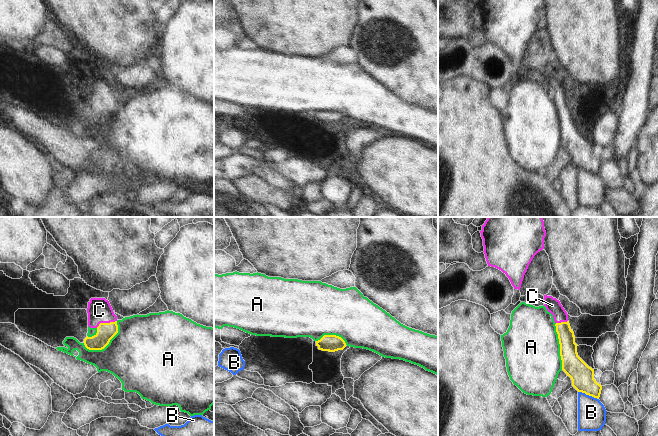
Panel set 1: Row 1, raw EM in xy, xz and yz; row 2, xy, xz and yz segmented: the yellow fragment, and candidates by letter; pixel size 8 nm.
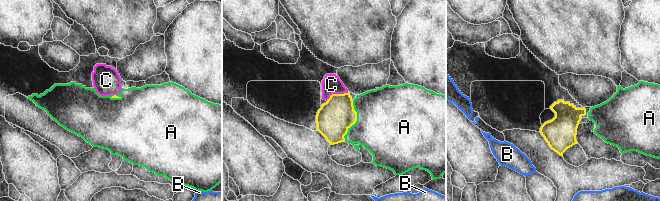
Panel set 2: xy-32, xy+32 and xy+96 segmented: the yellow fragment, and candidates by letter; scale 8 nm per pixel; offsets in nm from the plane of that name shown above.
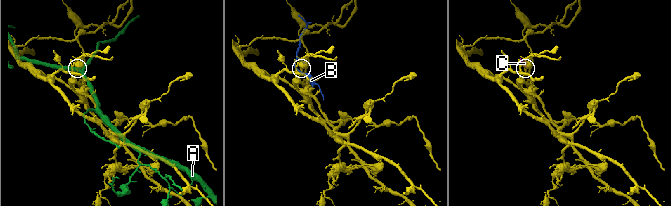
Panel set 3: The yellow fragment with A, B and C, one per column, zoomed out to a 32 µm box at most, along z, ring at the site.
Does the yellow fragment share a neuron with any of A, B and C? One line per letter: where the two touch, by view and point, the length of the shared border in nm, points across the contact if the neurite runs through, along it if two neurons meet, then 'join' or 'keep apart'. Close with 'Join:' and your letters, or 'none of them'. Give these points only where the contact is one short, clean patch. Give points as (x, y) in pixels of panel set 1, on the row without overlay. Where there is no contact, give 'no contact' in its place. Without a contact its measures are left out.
A: xy (107, 120) | 340 nm | keep apart
B: yz (588, 170) | 180 nm | along yz (578, 167), (598, 175) | keep apart
C: xy (106, 99) | 180 nm | across xy (105, 107), (106, 99), (99, 86) | join
Join: C

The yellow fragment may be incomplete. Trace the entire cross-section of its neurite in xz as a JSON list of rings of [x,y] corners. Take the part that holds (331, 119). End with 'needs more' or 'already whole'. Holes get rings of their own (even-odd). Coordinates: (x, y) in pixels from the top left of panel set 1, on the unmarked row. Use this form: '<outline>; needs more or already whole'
[[[324,111],[320,116],[316,117],[319,126],[335,128],[343,126],[346,123],[345,117],[336,111]]]; already whole

